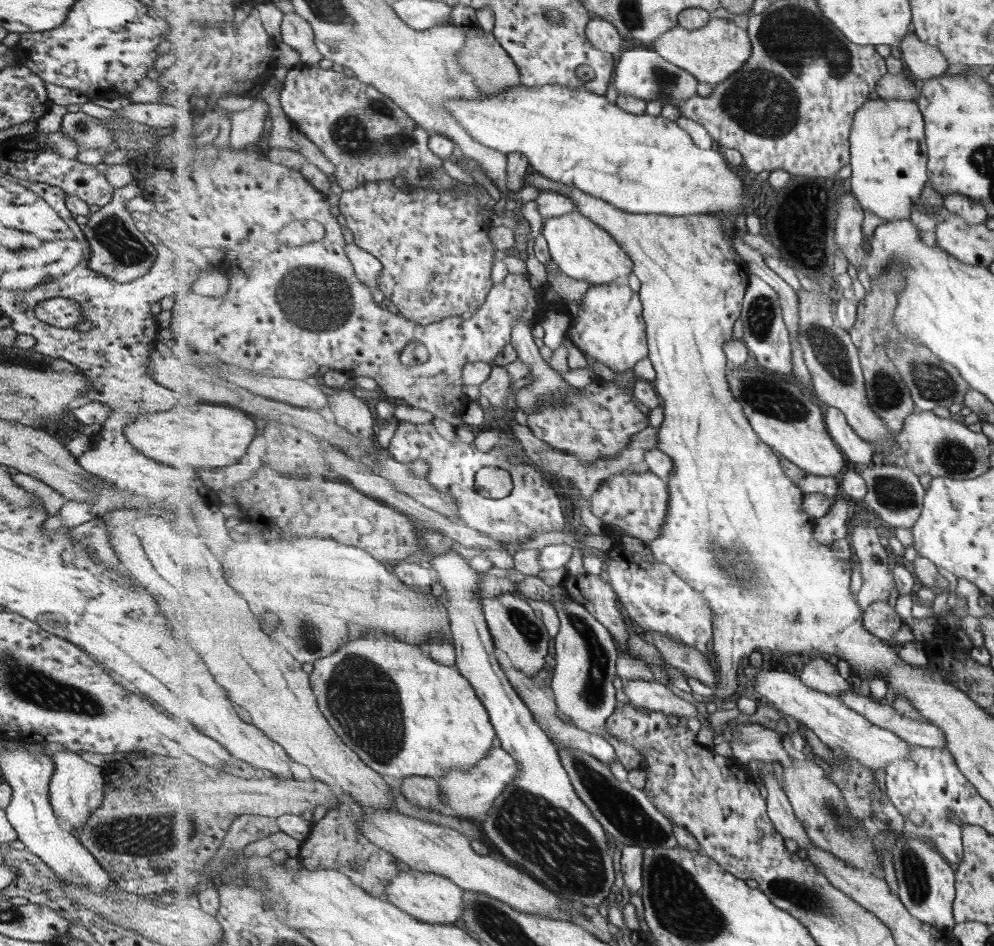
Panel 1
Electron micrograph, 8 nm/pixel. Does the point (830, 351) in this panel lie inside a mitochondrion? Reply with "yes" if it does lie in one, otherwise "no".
yes

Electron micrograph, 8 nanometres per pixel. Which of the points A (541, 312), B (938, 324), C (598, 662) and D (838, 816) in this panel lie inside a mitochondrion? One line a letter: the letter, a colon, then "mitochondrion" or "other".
A: other
B: other
C: mitochondrion
D: mitochondrion

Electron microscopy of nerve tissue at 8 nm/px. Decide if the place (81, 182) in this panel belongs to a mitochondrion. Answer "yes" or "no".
no

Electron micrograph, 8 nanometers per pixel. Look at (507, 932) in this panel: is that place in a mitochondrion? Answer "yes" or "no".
yes

